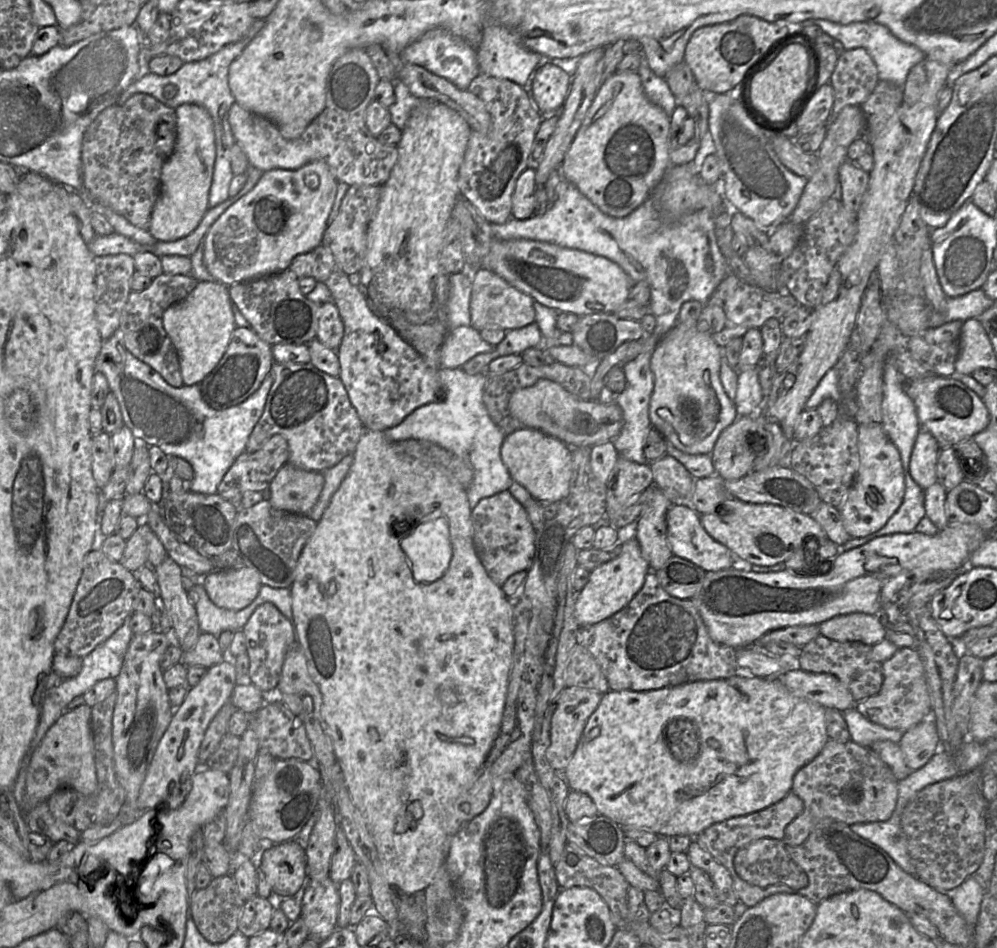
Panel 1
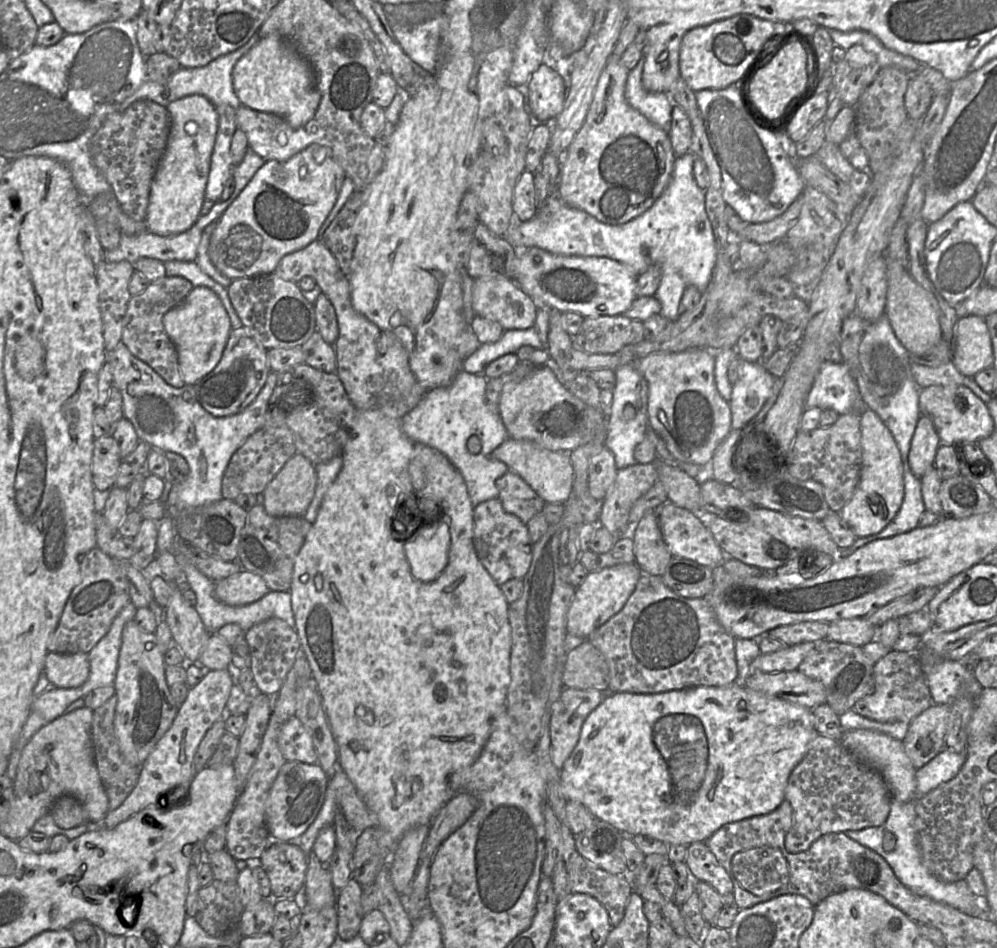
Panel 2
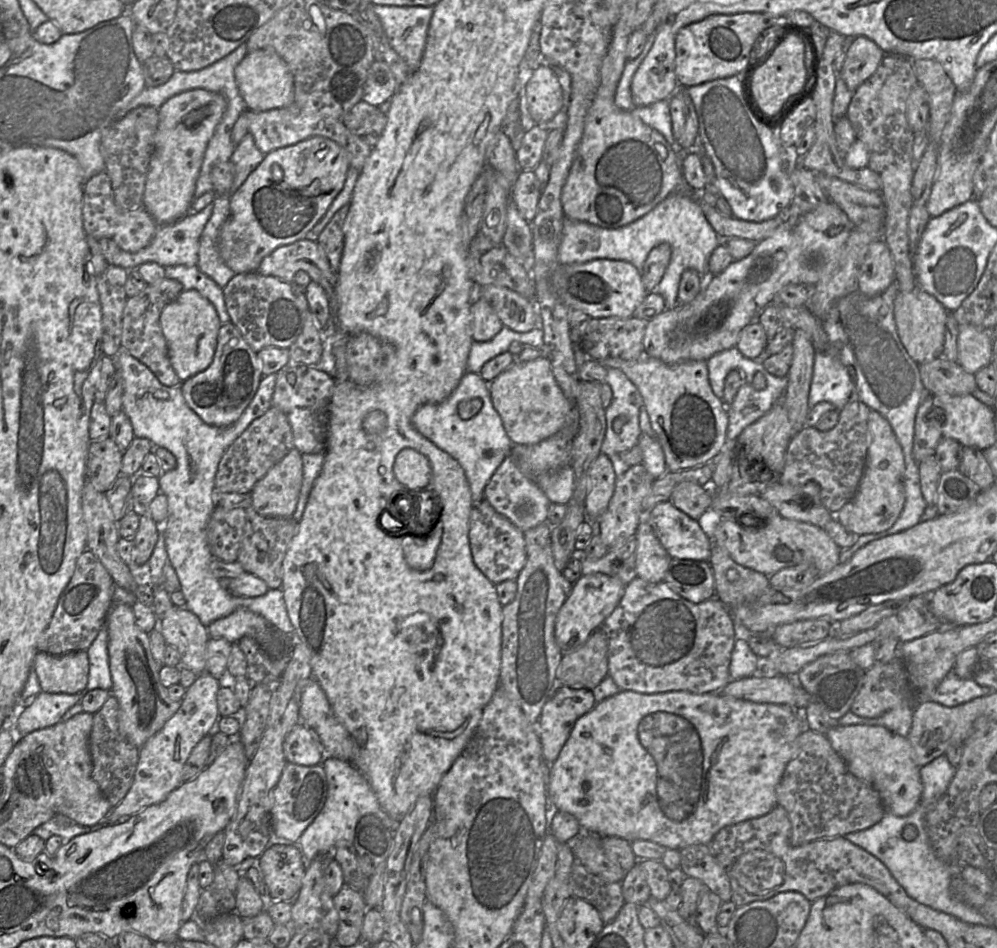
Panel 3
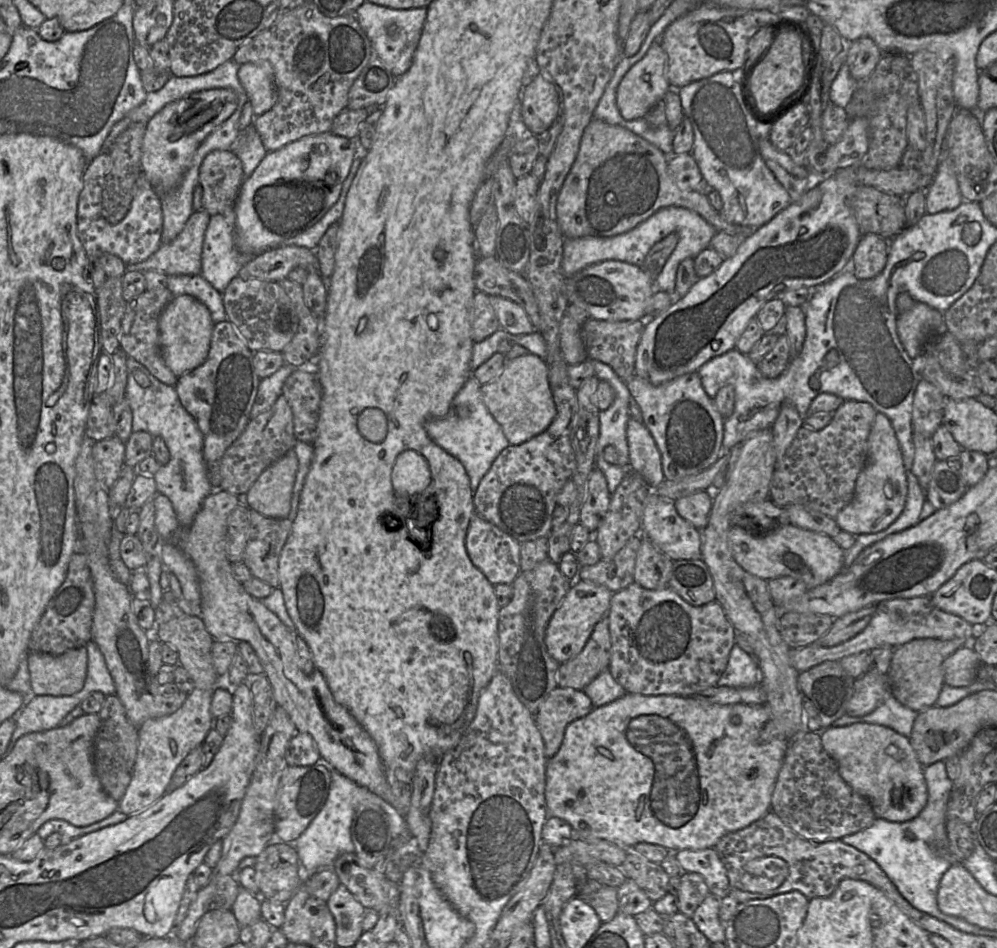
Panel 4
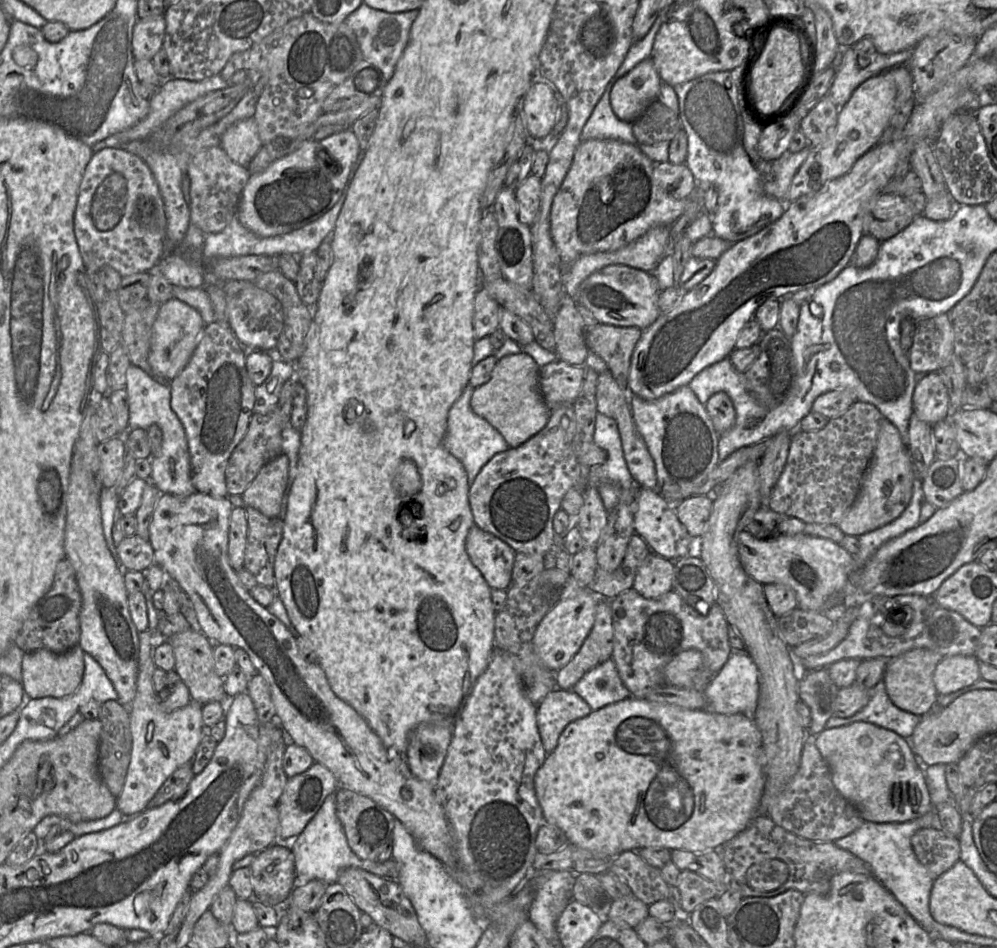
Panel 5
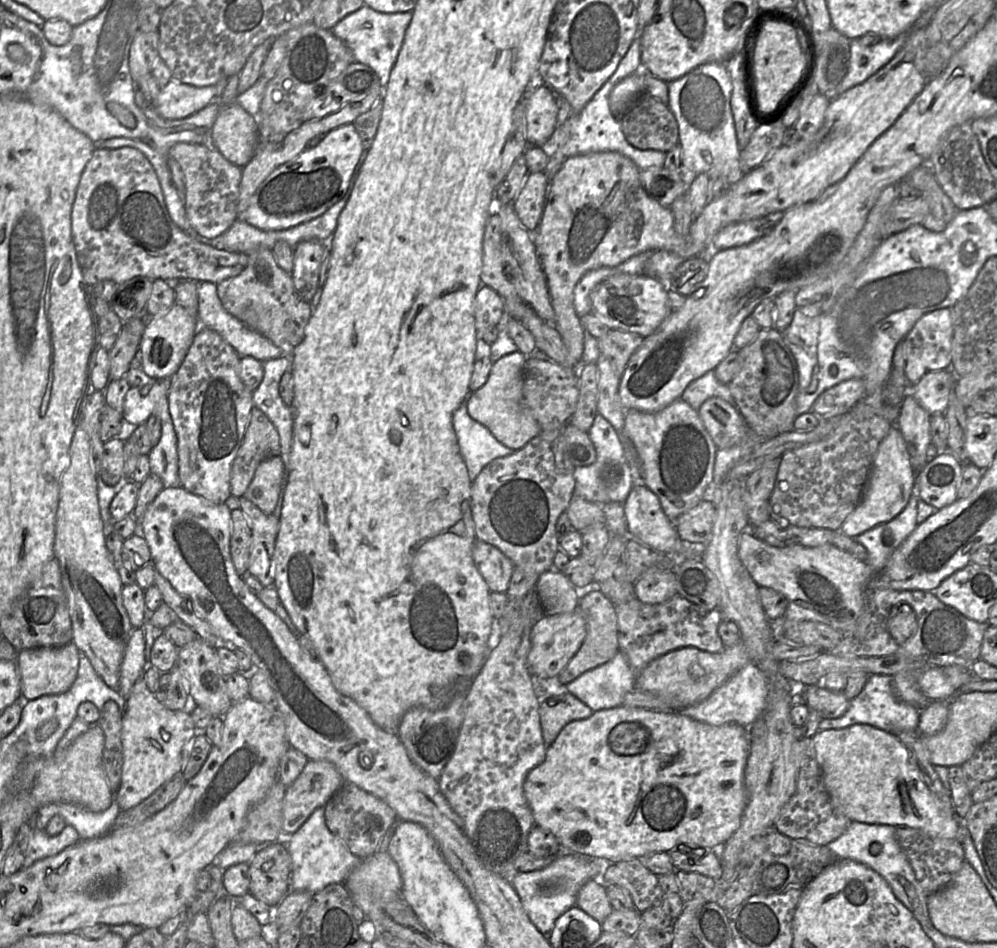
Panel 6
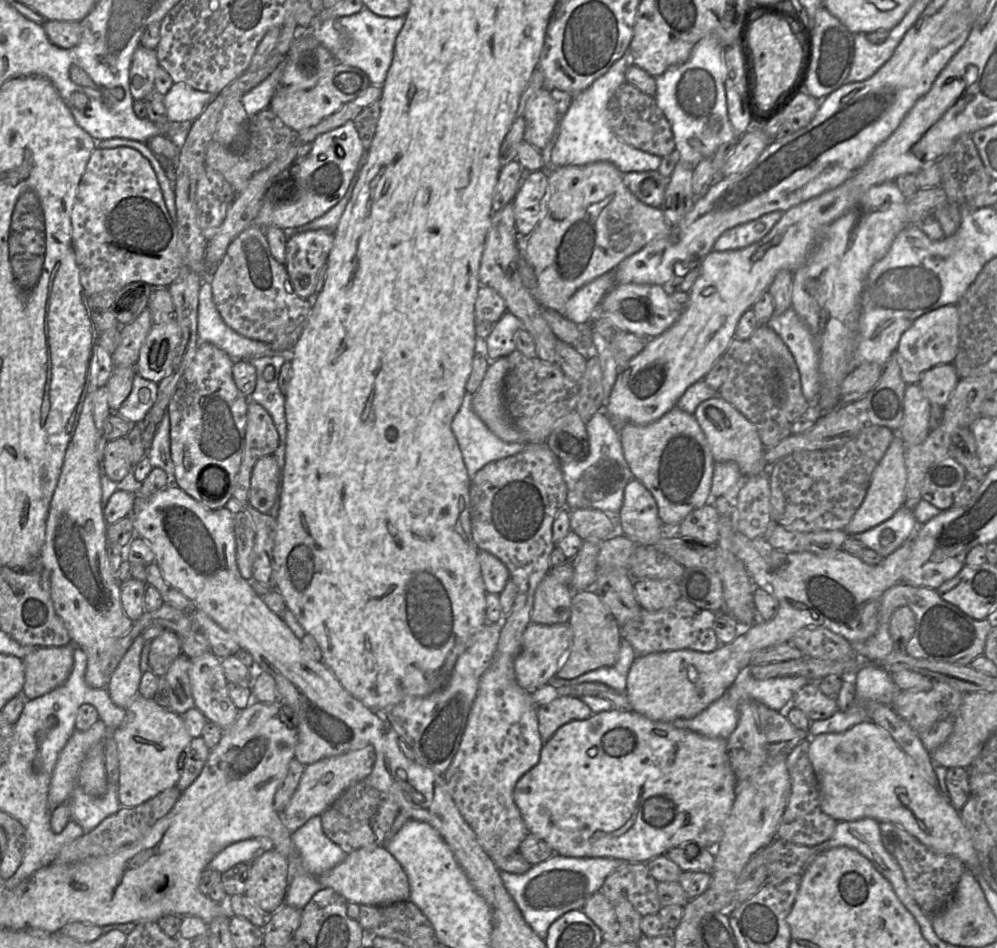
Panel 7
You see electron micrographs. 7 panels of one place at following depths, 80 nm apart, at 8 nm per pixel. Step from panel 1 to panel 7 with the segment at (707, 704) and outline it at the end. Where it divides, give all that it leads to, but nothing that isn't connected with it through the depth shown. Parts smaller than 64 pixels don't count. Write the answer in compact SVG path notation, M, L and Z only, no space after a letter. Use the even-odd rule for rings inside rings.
M632 710L604 711L585 720L574 720L561 726L543 744L539 762L517 782L513 798L520 810L527 830L547 842L555 854L578 858L616 858L627 862L647 863L652 858L666 854L670 849L688 843L699 848L717 846L735 801L736 776L727 754L727 739L711 738L699 733L676 728L672 722L653 721Z

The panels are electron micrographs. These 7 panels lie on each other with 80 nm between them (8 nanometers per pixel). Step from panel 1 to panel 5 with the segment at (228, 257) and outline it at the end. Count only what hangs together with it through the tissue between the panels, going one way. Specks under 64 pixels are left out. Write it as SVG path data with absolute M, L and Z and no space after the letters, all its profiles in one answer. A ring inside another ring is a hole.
M351 128L320 141L305 141L296 151L275 160L264 171L250 175L238 206L239 221L258 236L272 237L317 220L340 199L360 151Z

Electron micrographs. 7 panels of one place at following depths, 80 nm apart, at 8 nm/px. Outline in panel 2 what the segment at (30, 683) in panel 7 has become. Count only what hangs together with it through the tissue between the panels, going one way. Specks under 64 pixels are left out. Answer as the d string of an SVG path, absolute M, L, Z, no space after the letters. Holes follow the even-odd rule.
M48 652L43 673L55 688L80 687L86 682L90 673L88 654Z

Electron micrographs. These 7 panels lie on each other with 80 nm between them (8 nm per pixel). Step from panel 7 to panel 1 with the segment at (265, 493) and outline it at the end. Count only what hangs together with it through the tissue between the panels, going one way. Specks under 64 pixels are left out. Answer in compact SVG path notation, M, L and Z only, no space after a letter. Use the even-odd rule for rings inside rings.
M286 462L271 481L266 499L276 509L308 516L323 486L322 472L300 469Z

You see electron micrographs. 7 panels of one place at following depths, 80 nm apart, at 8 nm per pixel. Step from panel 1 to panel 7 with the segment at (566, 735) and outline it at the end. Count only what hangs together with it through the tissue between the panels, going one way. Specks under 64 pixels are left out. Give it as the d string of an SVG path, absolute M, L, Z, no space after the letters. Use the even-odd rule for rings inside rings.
M564 696L538 708L538 727L543 743L547 742L563 725L592 716L590 707L580 698Z

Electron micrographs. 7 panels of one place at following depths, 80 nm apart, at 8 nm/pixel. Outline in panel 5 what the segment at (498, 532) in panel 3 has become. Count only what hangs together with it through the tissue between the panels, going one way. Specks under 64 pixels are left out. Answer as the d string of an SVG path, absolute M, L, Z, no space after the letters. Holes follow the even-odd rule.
M474 524L466 538L466 551L491 589L510 587L516 552L507 543Z

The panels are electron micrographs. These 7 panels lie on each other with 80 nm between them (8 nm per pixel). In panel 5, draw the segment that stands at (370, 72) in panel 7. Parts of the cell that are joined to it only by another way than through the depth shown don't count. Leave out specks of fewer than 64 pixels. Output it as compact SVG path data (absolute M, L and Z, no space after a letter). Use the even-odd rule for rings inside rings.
M362 3L359 8L347 17L345 22L355 33L364 60L378 66L384 77L389 81L408 44L410 30L418 14L419 9L391 13L371 8Z

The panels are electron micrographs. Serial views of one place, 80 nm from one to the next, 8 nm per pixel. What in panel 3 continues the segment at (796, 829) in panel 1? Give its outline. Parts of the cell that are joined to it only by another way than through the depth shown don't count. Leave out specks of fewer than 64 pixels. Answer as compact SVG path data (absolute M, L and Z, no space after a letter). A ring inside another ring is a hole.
M808 728L797 738L797 753L785 768L776 787L776 796L777 805L789 814L793 846L868 829L886 813L877 790L850 773L826 735Z

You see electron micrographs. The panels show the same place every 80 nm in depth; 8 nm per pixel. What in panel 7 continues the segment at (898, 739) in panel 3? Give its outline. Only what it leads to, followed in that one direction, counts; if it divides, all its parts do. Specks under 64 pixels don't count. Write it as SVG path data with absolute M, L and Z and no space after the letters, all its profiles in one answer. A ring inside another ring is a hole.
M872 720L858 723L841 733L823 733L809 737L809 760L817 778L821 810L839 821L872 818L898 825L935 852L958 858L965 869L978 874L981 869L972 837L959 812L938 788L929 784L912 759L899 747L888 731Z

